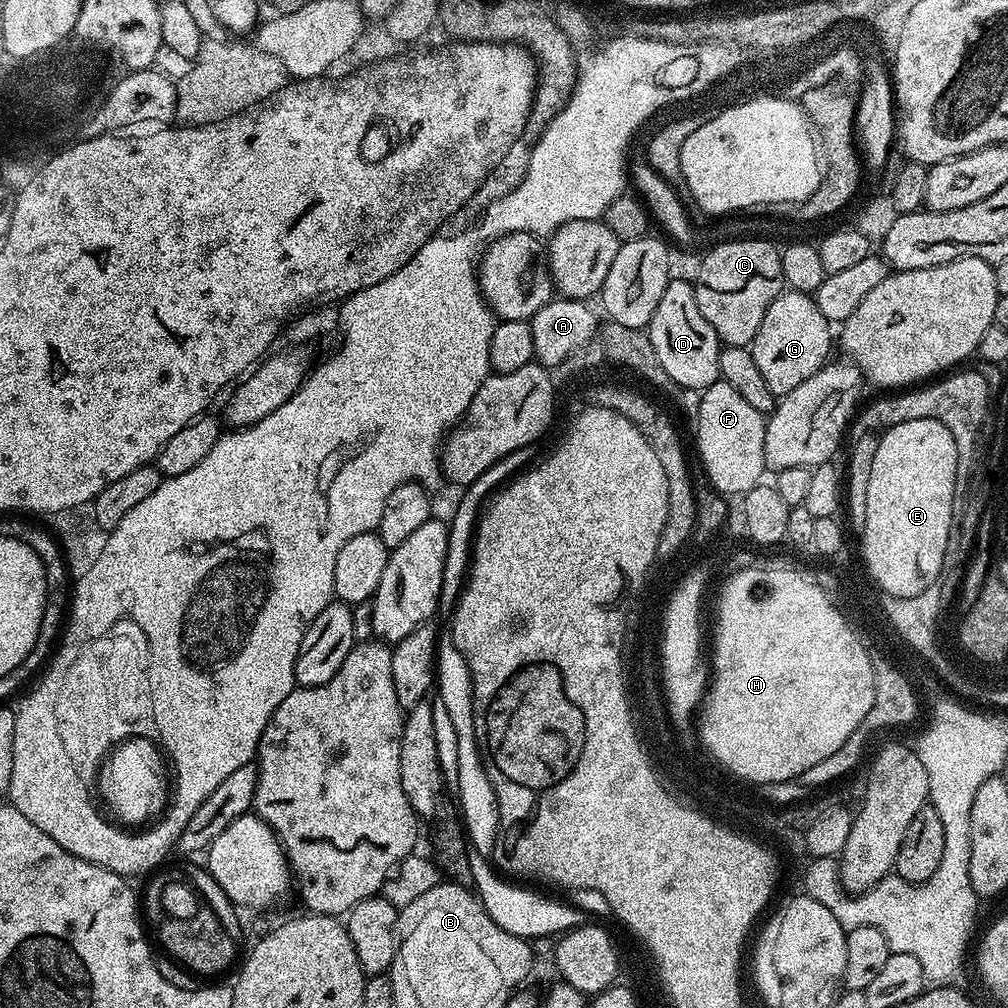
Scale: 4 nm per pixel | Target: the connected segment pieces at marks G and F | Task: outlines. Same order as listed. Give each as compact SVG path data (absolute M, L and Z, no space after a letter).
M785 290L780 293L774 302L770 302L770 310L766 310L766 318L762 318L762 326L758 326L758 334L752 339L751 349L754 363L758 370L762 370L762 378L766 378L766 386L770 386L772 395L779 398L790 394L794 386L806 382L810 374L814 374L823 366L829 363L828 351L834 348L834 328L833 325L818 310L815 299L807 292L793 292Z
M719 379L700 392L700 402L695 405L696 448L704 463L707 483L721 494L743 494L755 484L761 483L764 463L764 439L766 438L765 413L754 410L742 399L742 394Z

